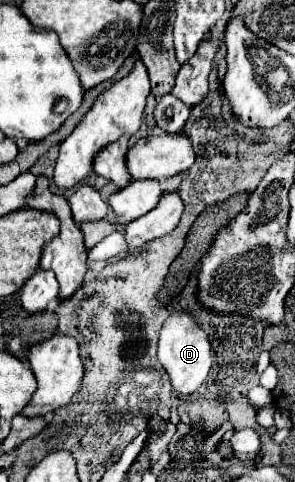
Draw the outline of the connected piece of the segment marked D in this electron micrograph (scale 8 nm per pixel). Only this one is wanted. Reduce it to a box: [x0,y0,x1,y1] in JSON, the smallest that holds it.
[158,312,212,398]

